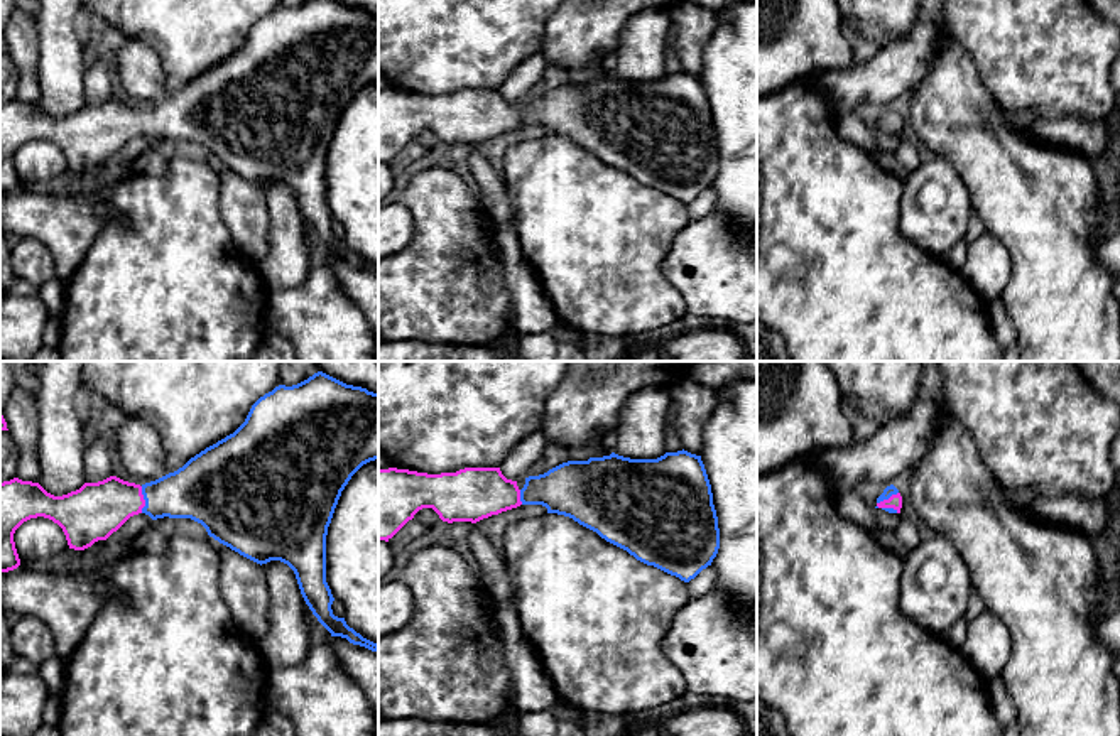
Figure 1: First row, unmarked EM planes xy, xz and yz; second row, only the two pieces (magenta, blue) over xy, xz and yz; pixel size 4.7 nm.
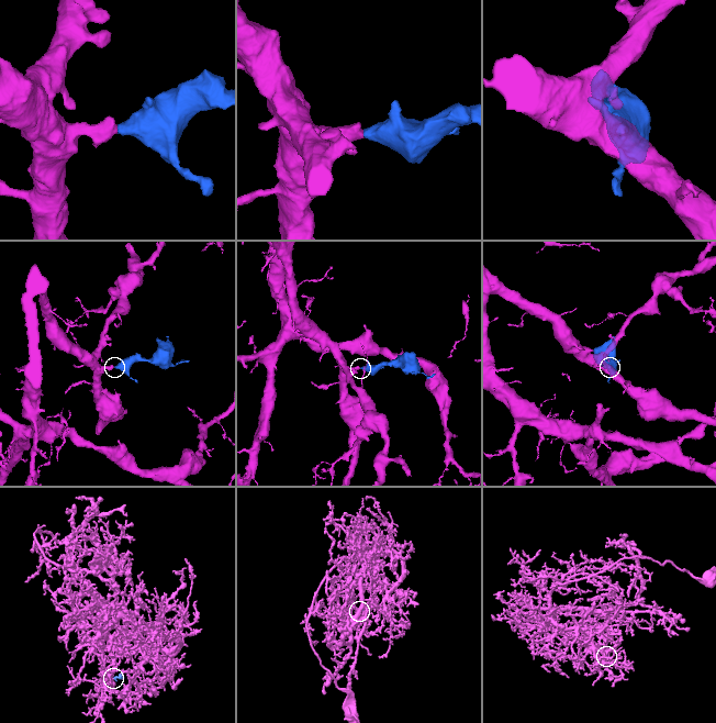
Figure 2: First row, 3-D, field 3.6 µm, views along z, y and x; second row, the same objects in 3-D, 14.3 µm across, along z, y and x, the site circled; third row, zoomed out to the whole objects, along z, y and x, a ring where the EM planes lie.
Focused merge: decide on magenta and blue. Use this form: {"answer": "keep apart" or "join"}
{"answer": "join"}

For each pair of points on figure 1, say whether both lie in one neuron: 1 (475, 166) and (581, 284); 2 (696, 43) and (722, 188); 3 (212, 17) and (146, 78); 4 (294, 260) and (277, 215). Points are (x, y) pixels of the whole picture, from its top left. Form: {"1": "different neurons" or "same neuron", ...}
{"1": "different neurons", "2": "different neurons", "3": "different neurons", "4": "same neuron"}

